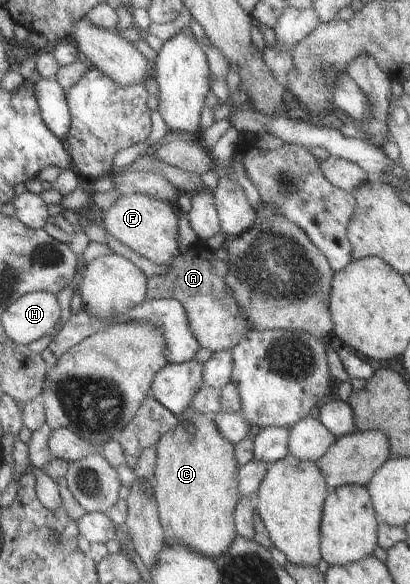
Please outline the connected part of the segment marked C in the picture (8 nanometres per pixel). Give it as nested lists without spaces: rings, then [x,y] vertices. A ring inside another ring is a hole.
[[[188,408],[182,410],[182,420],[174,426],[174,430],[166,432],[158,438],[153,445],[155,450],[156,466],[154,466],[154,486],[152,486],[152,498],[156,506],[156,516],[162,528],[164,546],[166,544],[184,544],[196,554],[216,558],[224,554],[228,544],[235,538],[233,528],[233,510],[237,504],[238,492],[236,492],[236,472],[238,464],[232,456],[232,444],[226,442],[218,432],[216,426],[210,422],[210,418],[192,412]]]

